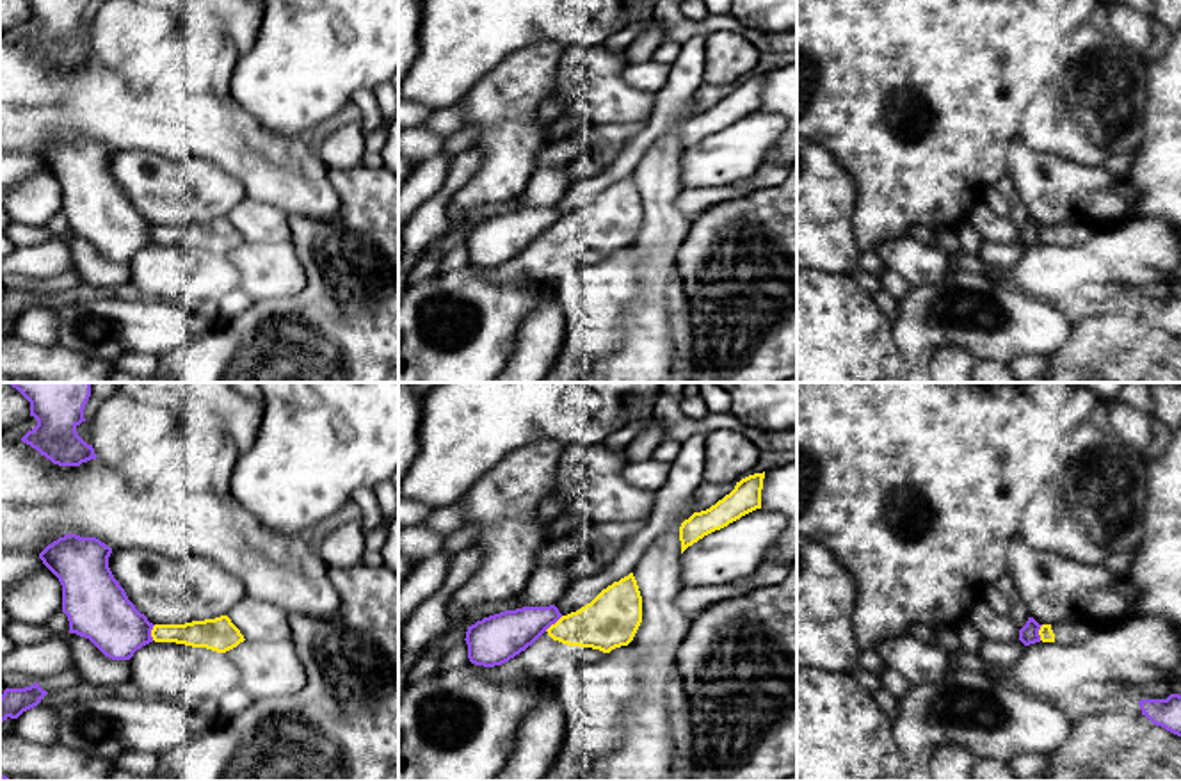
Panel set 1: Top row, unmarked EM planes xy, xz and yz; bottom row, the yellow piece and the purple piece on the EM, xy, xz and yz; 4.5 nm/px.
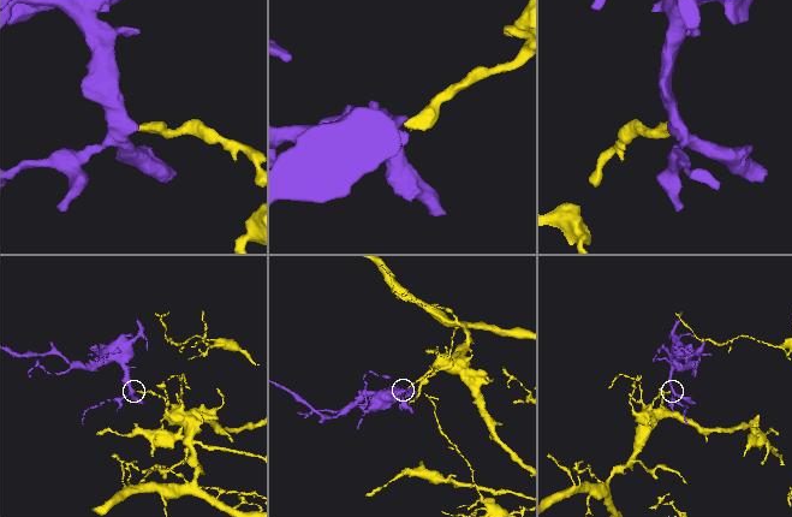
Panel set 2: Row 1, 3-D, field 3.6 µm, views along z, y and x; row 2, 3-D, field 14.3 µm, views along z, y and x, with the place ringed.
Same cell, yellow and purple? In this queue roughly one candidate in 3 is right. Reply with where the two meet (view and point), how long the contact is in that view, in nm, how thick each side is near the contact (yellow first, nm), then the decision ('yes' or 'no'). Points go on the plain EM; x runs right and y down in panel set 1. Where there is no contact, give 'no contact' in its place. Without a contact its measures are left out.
contact xz (555, 225); length 110 nm; calibres 240 and 200 nm; no

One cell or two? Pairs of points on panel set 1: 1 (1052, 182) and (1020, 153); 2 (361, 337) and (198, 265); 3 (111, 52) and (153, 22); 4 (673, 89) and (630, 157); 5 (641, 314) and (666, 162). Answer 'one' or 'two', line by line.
1: one
2: one
3: one
4: one
5: one

